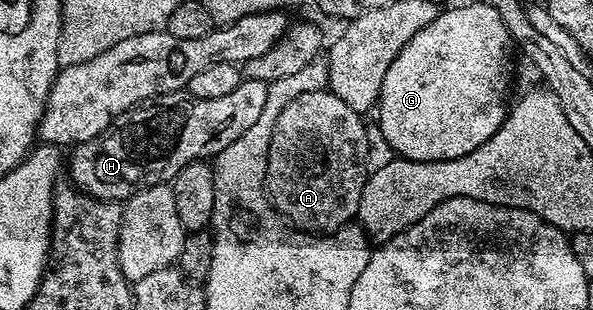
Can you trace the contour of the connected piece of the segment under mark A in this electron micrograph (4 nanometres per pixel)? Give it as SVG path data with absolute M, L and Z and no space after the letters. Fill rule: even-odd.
M328 89L315 93L303 93L303 97L295 97L295 101L291 101L291 105L287 105L287 109L283 109L283 113L279 113L279 121L275 121L275 129L272 130L271 145L268 149L268 164L265 167L266 194L273 204L274 210L298 230L314 234L332 234L341 227L348 226L356 218L363 185L369 176L366 165L367 149L369 148L366 133L367 123L366 120L361 119L364 119L362 112L351 109L351 105L347 105L347 101L339 101L339 97L335 97L335 93Z

